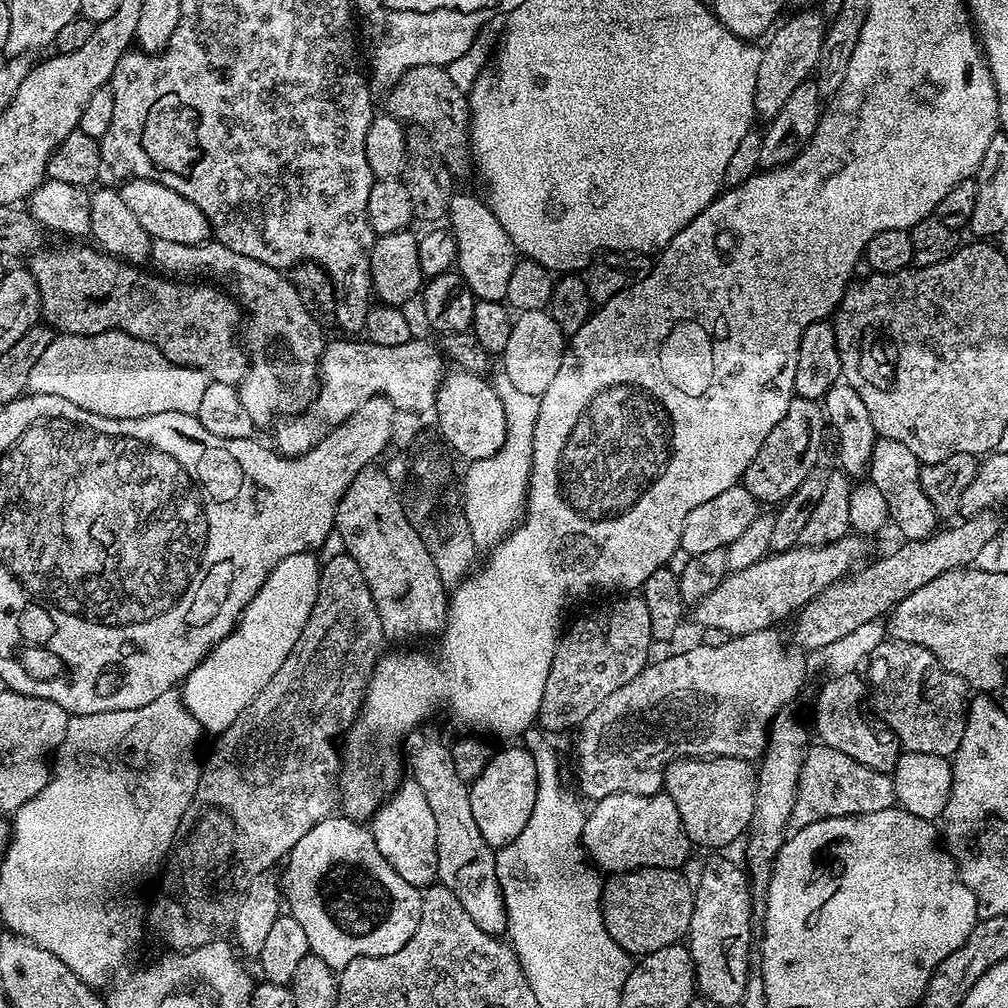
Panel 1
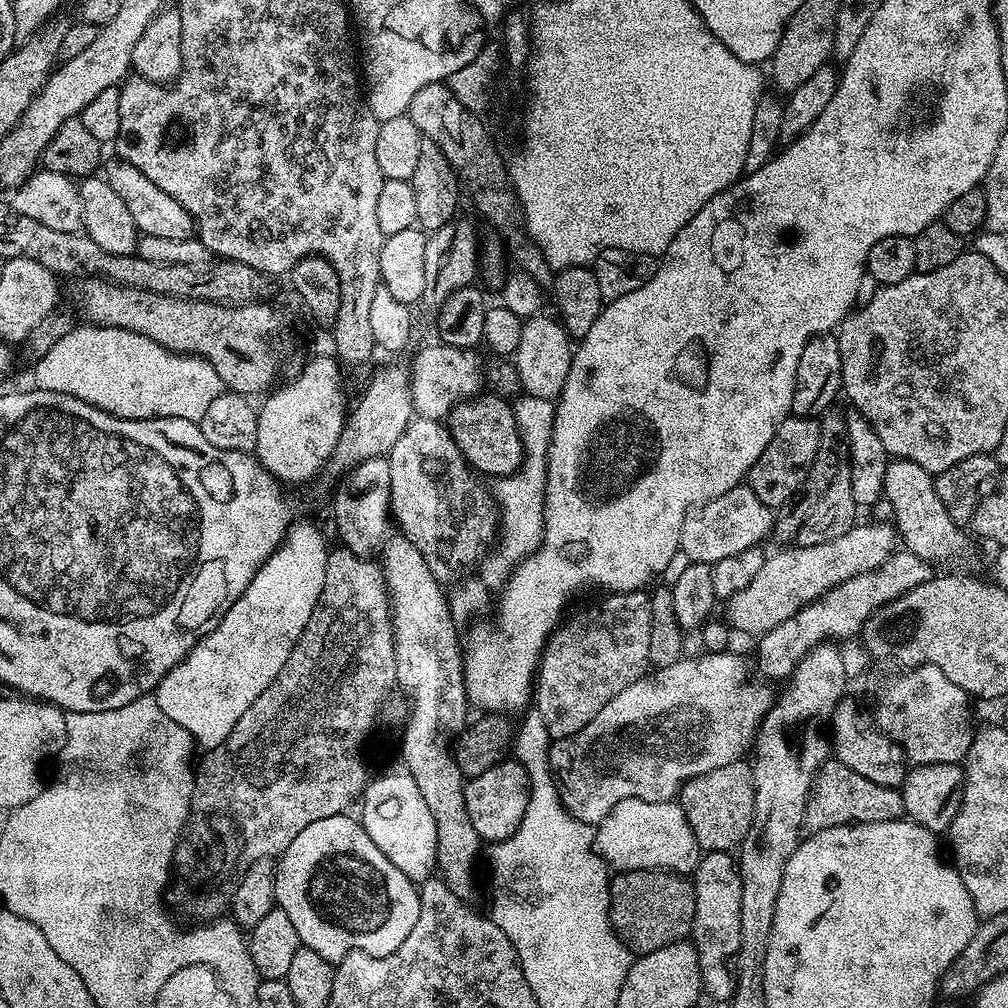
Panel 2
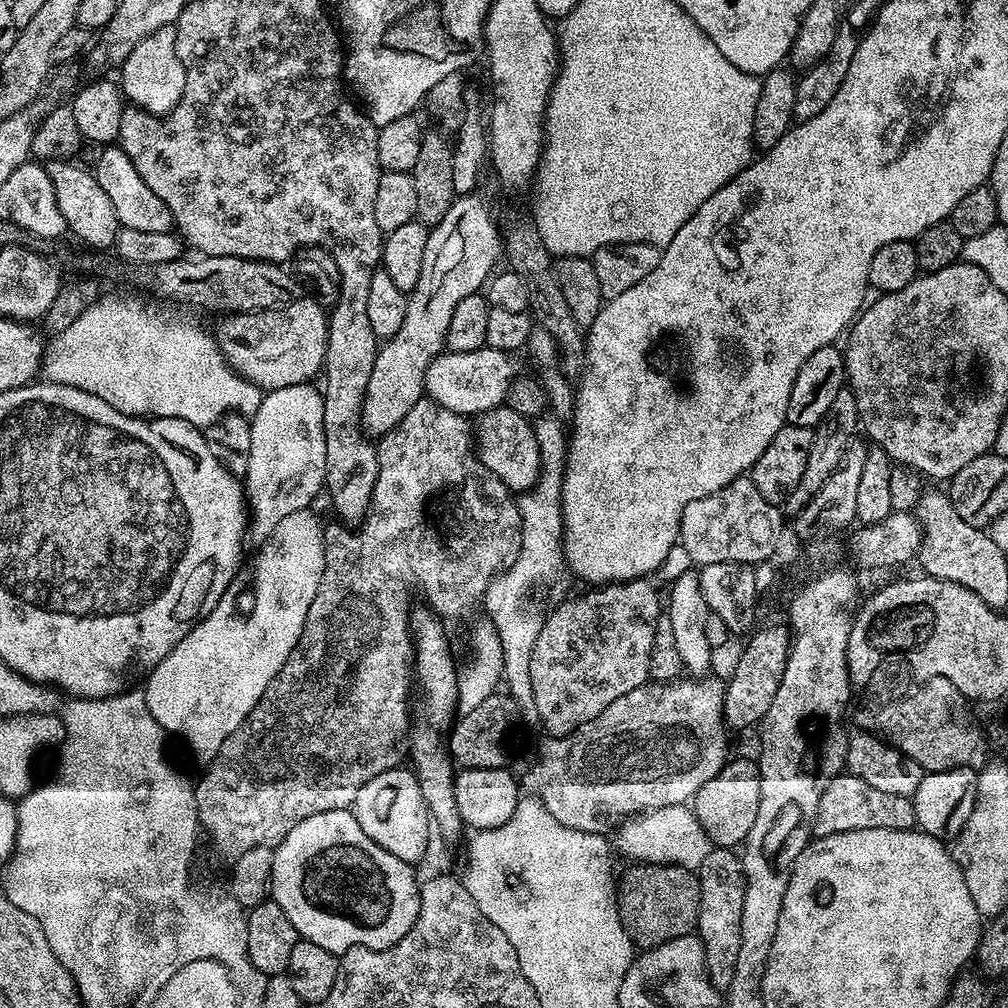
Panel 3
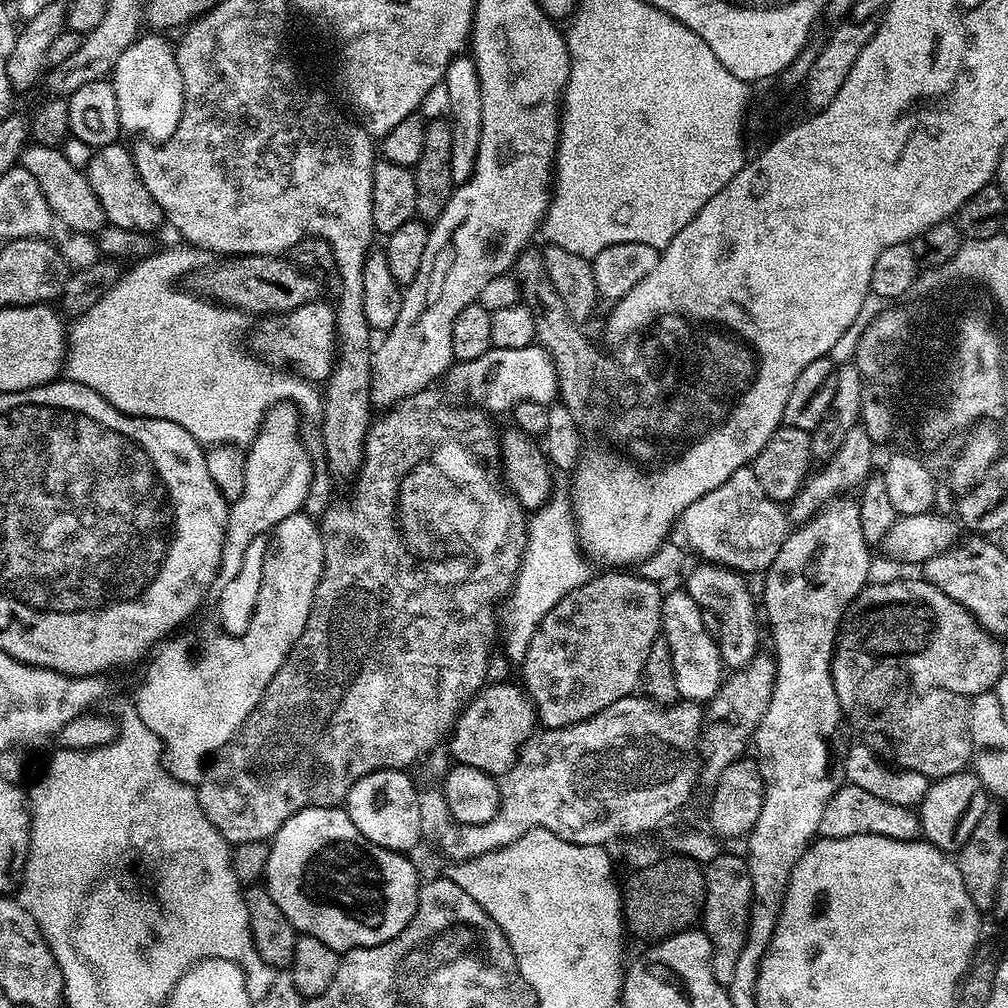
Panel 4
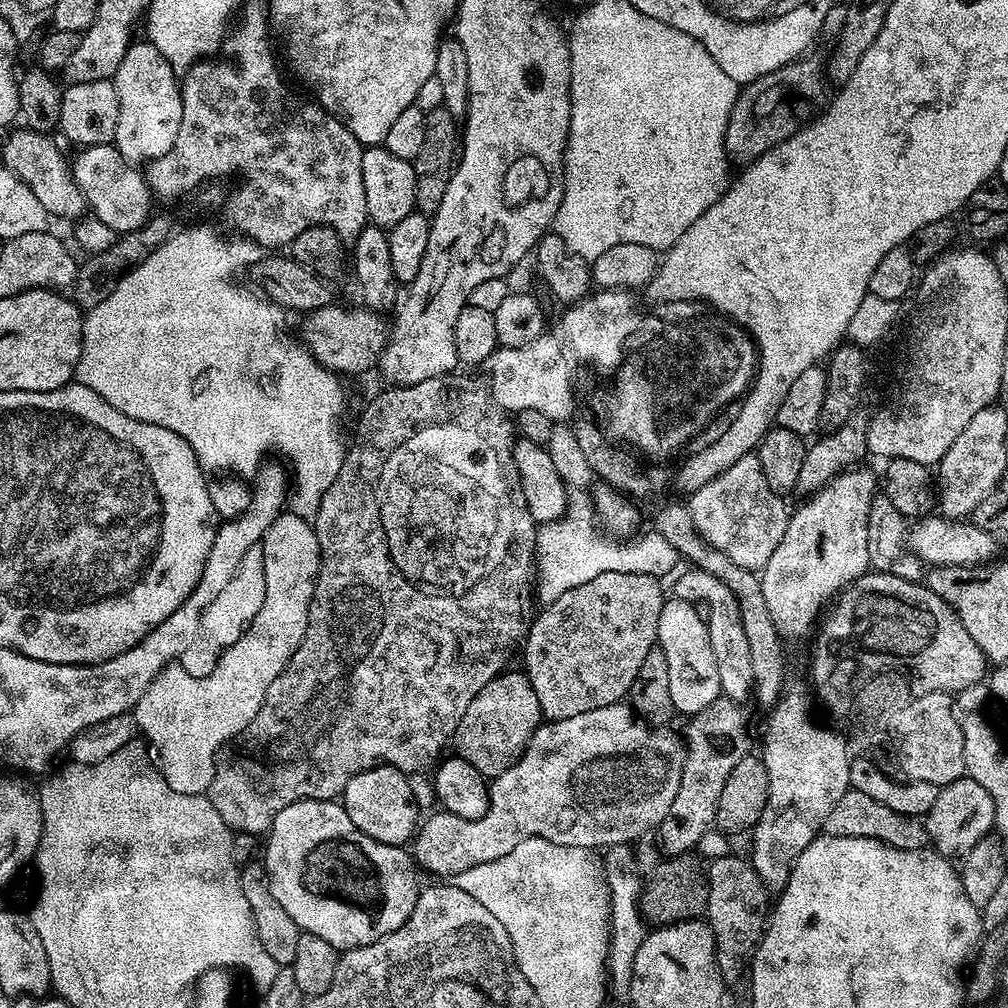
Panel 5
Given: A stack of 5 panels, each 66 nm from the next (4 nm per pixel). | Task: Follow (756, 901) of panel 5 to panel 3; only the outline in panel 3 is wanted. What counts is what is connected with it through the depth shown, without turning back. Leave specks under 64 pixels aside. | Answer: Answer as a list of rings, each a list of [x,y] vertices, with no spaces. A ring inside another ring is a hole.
[[[713,847],[703,859],[698,875],[701,906],[695,931],[704,947],[708,977],[714,987],[726,990],[734,978],[738,942],[742,942],[742,898],[744,897],[744,861],[731,848]]]

